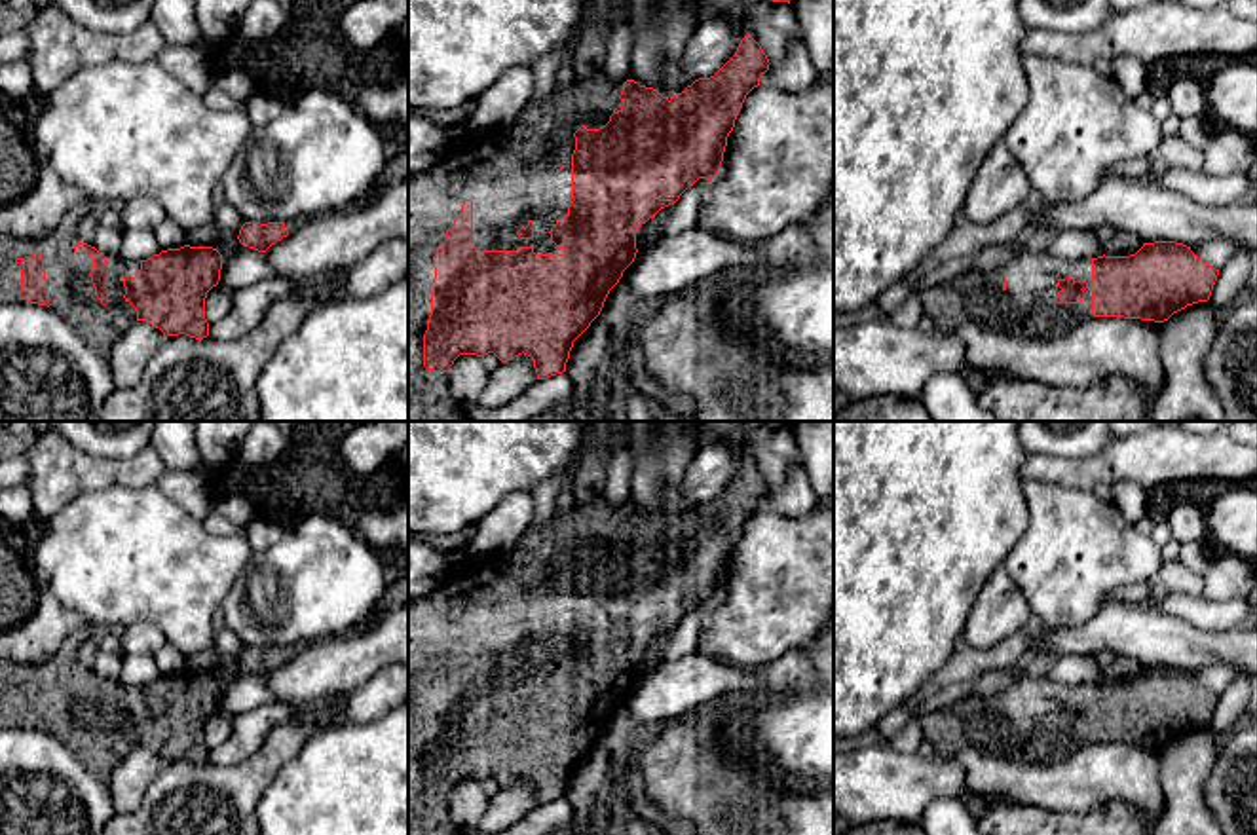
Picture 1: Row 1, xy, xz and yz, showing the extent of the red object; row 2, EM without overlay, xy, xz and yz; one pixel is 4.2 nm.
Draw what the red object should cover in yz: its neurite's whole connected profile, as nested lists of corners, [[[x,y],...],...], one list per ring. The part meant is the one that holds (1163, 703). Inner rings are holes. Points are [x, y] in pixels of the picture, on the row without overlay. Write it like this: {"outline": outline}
{"outline": [[[1175,666],[1143,668],[1130,681],[1098,681],[1063,685],[1046,679],[1039,672],[1022,676],[1016,683],[993,696],[972,696],[949,708],[932,712],[923,719],[923,738],[934,746],[934,753],[953,757],[957,752],[976,748],[978,752],[1020,761],[1048,763],[1063,759],[1092,742],[1124,742],[1164,748],[1187,731],[1208,727],[1217,706],[1219,695],[1198,683],[1191,672]]]}

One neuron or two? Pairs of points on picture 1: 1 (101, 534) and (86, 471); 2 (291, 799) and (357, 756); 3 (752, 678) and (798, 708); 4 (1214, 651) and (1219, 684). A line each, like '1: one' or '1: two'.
1: two
2: one
3: two
4: two

